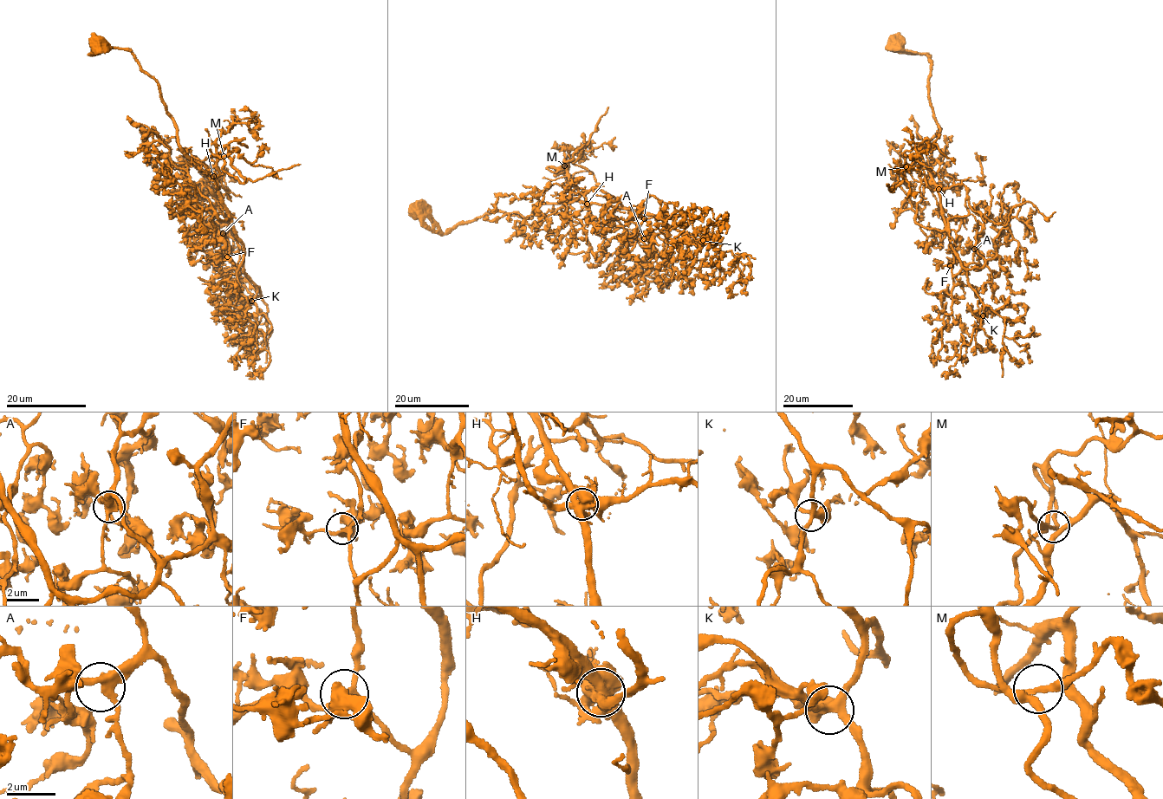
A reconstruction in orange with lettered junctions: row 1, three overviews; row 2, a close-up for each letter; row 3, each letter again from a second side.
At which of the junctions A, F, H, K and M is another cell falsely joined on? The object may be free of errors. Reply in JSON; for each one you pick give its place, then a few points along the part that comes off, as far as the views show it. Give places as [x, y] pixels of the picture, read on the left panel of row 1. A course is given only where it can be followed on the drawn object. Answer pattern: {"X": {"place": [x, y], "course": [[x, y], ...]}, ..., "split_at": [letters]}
{"H": {"place": [213, 176], "course": [[212, 176], [226, 146], [244, 182], [222, 168], [216, 141], [242, 119], [256, 123], [255, 134]]}, "split_at": ["H"]}

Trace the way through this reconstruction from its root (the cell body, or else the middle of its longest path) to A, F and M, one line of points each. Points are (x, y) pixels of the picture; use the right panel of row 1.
A: (893, 43), (931, 55), (928, 94), (939, 130), (922, 156), (963, 267), (984, 263), (974, 249)
F: (893, 43), (902, 52), (931, 55), (928, 94), (939, 130), (922, 156), (961, 270), (952, 276), (950, 265)
M: (893, 43), (931, 55), (928, 94), (939, 130), (922, 153), (936, 189), (916, 161), (891, 191), (906, 166)

